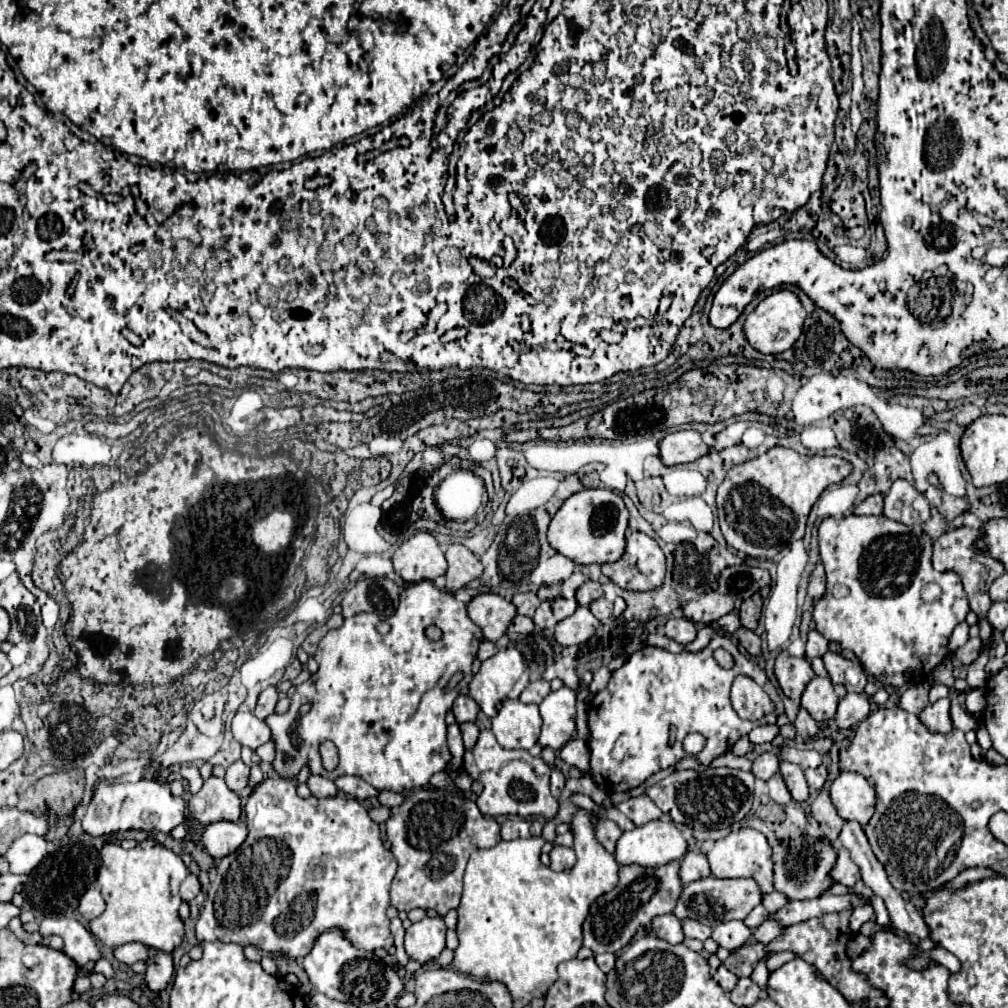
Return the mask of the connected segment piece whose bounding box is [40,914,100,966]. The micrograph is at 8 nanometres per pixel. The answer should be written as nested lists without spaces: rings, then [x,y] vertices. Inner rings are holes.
[[[63,915],[46,916],[40,922],[40,934],[42,936],[52,936],[58,934],[64,942],[66,942],[66,954],[78,964],[86,964],[86,962],[96,962],[100,960],[100,950],[92,938],[92,934],[78,922],[72,918]]]

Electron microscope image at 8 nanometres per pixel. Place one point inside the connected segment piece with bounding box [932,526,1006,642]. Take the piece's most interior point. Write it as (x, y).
(954, 550)

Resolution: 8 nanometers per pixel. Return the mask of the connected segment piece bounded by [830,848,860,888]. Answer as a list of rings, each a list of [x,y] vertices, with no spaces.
[[[840,848],[838,850],[838,860],[836,860],[836,866],[832,868],[832,878],[840,884],[846,884],[846,886],[854,886],[858,880],[860,880],[860,868],[852,862],[848,850]]]

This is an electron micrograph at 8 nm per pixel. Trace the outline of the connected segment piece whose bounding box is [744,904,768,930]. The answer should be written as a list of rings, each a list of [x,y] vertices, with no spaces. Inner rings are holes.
[[[760,904],[760,906],[756,906],[756,908],[744,918],[744,924],[746,924],[750,930],[756,930],[756,928],[766,920],[766,916],[768,916],[768,912],[766,912],[766,908]]]

